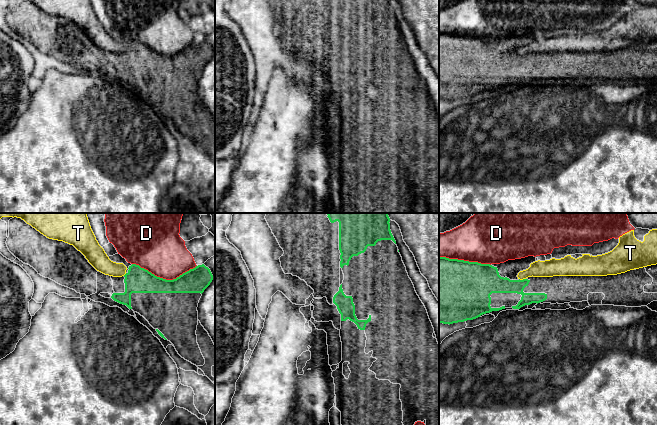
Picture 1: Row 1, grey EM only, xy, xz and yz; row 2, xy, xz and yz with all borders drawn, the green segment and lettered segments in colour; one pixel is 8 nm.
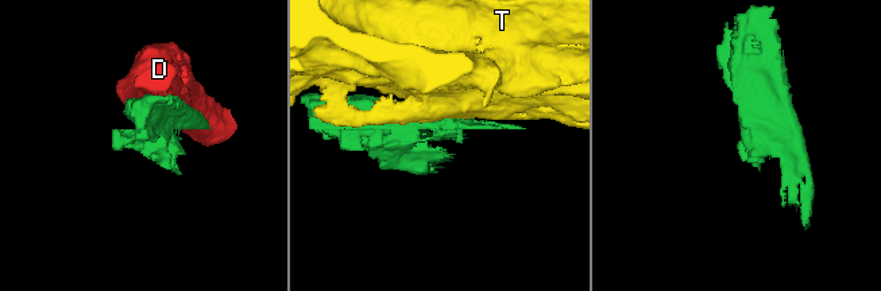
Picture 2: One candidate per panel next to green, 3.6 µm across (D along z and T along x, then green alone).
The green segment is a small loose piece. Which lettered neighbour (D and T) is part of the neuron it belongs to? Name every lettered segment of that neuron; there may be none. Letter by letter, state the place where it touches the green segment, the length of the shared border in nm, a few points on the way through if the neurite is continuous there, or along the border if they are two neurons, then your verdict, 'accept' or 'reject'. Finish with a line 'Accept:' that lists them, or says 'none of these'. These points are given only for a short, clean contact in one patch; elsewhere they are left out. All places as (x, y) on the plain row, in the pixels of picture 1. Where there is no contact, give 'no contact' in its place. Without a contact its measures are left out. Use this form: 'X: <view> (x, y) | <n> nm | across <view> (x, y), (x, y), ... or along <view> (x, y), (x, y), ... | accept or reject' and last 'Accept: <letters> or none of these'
D: xy (164, 55) | 500 nm | reject
T: yz (523, 55) | 60 nm | reject
Accept: none of these

